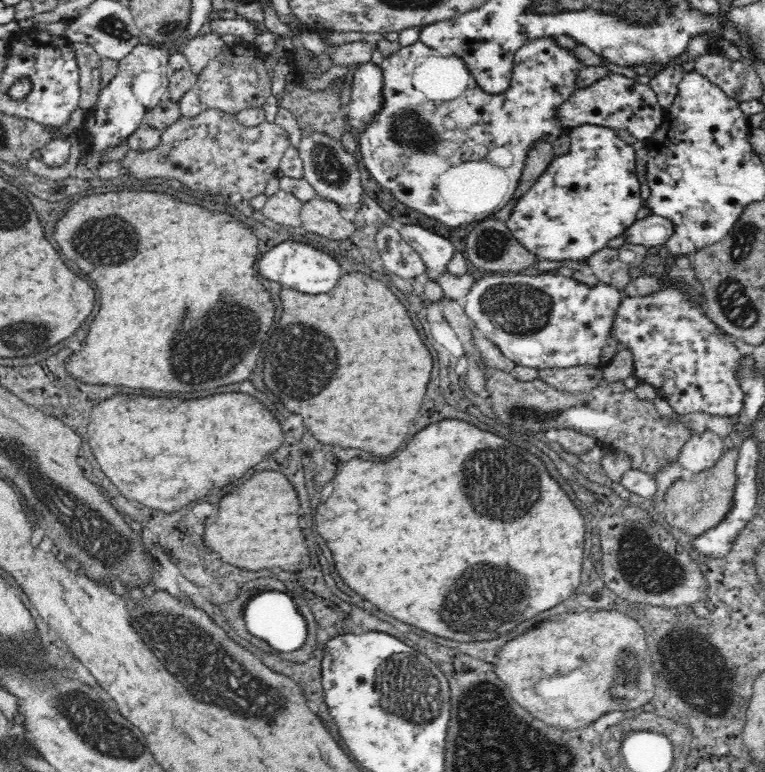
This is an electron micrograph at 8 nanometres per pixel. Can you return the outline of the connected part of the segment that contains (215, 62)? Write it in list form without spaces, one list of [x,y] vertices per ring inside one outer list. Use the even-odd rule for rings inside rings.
[[[238,48],[216,56],[197,76],[199,97],[206,109],[220,110],[236,116],[241,110],[261,108],[271,95],[272,80],[259,56],[248,57]]]

